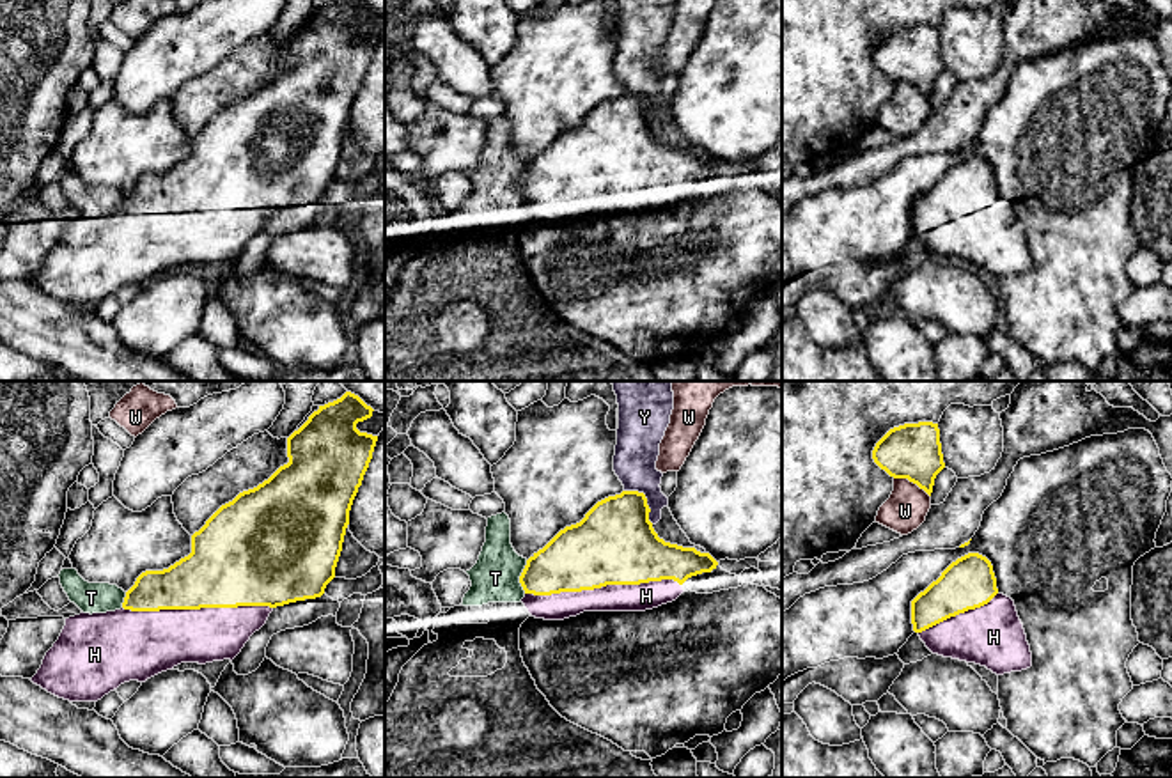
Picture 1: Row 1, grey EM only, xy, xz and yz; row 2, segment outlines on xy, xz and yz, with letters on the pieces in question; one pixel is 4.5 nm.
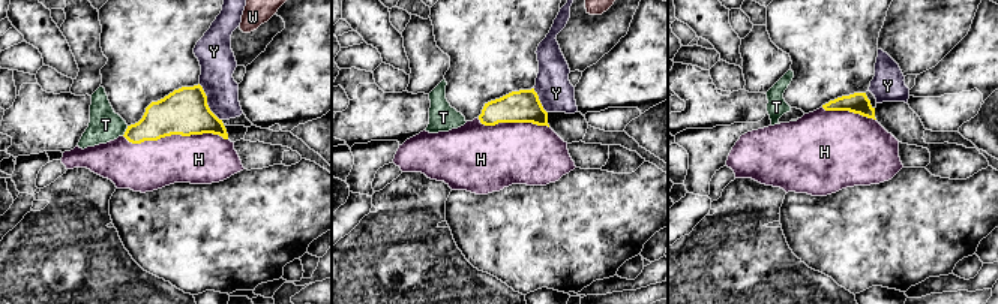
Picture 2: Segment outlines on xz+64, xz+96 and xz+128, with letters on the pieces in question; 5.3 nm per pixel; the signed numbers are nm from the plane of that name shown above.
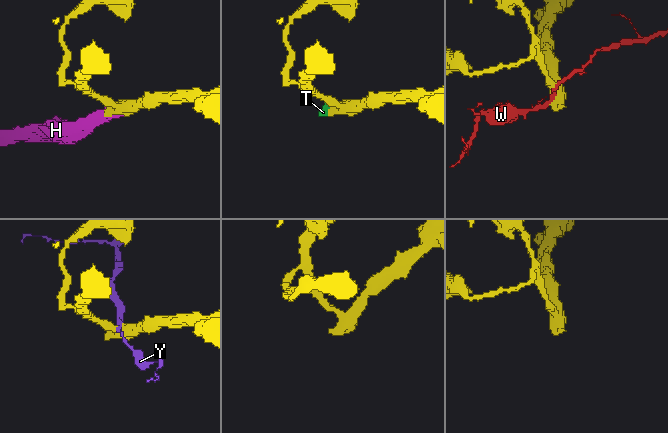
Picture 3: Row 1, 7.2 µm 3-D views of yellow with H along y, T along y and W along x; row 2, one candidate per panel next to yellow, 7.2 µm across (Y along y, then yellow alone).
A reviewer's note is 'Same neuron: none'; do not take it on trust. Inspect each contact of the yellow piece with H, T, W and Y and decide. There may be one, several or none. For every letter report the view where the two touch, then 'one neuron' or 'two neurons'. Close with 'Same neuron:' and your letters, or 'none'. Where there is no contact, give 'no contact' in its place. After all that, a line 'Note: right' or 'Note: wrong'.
H: xz | one neuron
T: xz | two neurons
W: yz | two neurons
Y: xz | two neurons
Same neuron: H
Note: wrong

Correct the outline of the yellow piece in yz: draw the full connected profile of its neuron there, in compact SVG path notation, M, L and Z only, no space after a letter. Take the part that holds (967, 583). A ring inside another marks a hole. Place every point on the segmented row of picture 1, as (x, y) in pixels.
M968 553L911 601L913 631L938 656L986 666L996 675L1032 666L1032 652L1014 601L996 588L991 562Z

